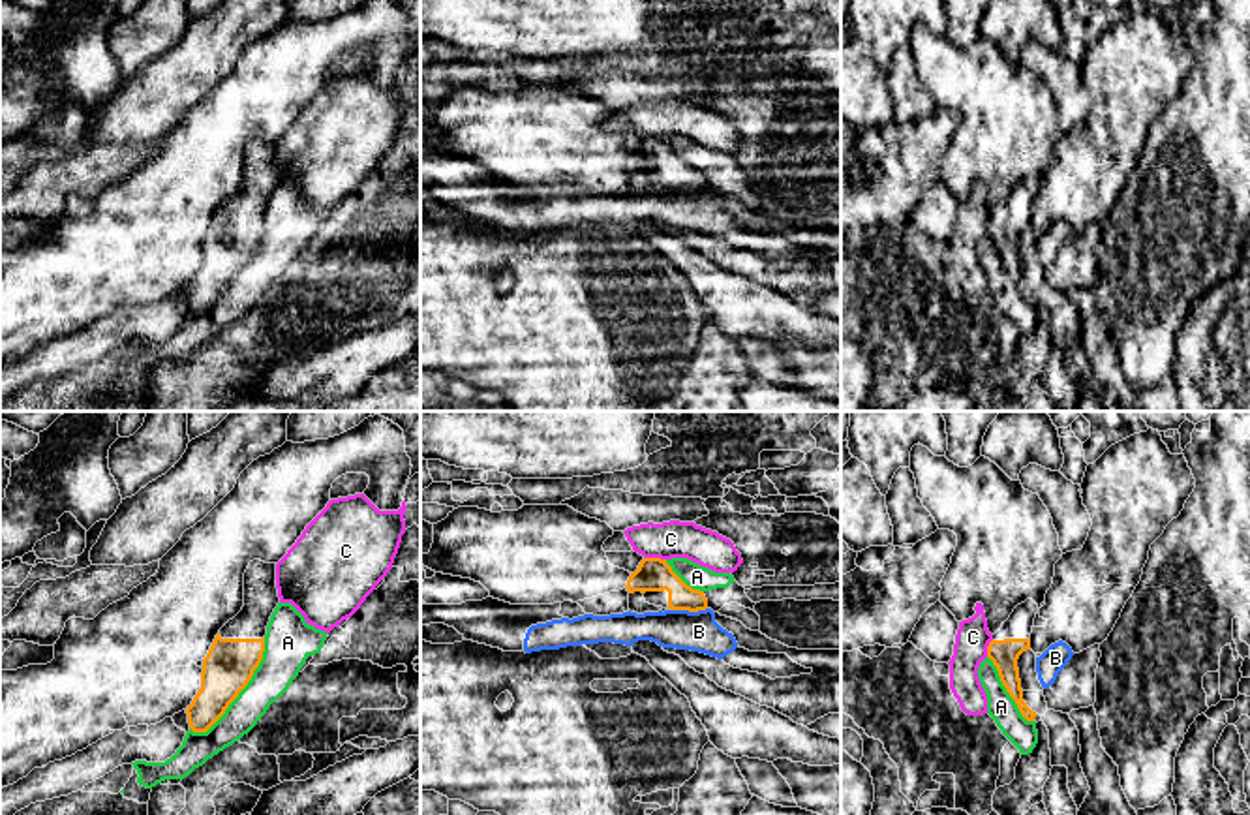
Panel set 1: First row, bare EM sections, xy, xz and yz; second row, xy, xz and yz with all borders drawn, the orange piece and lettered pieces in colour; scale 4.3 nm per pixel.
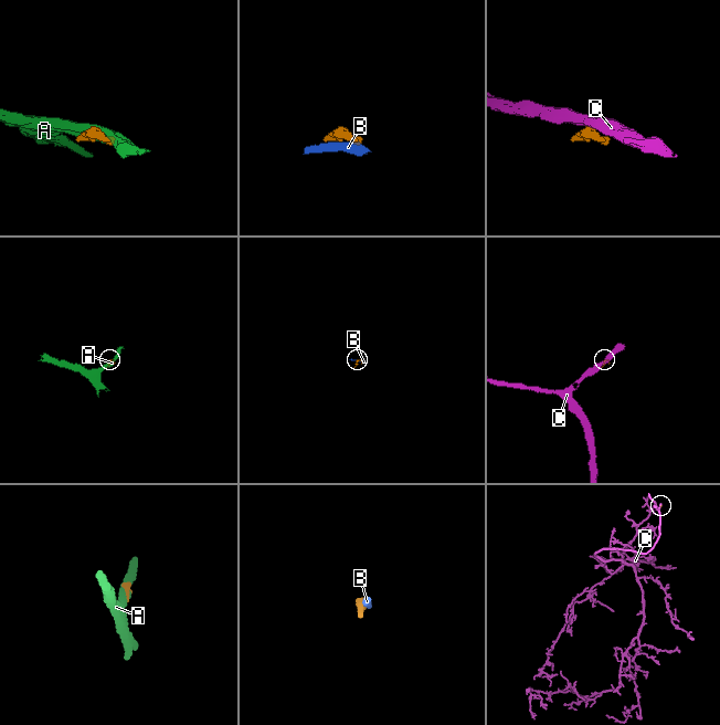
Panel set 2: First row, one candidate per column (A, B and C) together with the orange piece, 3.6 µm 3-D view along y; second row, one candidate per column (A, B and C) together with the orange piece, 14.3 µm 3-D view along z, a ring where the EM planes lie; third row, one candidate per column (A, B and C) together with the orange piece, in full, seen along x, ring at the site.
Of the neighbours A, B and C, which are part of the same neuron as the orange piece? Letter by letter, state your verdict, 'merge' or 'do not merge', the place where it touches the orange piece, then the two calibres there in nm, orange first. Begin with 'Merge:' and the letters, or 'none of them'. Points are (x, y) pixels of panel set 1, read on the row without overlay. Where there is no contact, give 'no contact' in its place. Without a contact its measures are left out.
Merge: none of them
A: do not merge | xy (243, 267) | 220/190 nm
B: do not merge | xz (687, 188) | 140/170 nm
C: do not merge | xz (655, 138) | 140/160 nm

